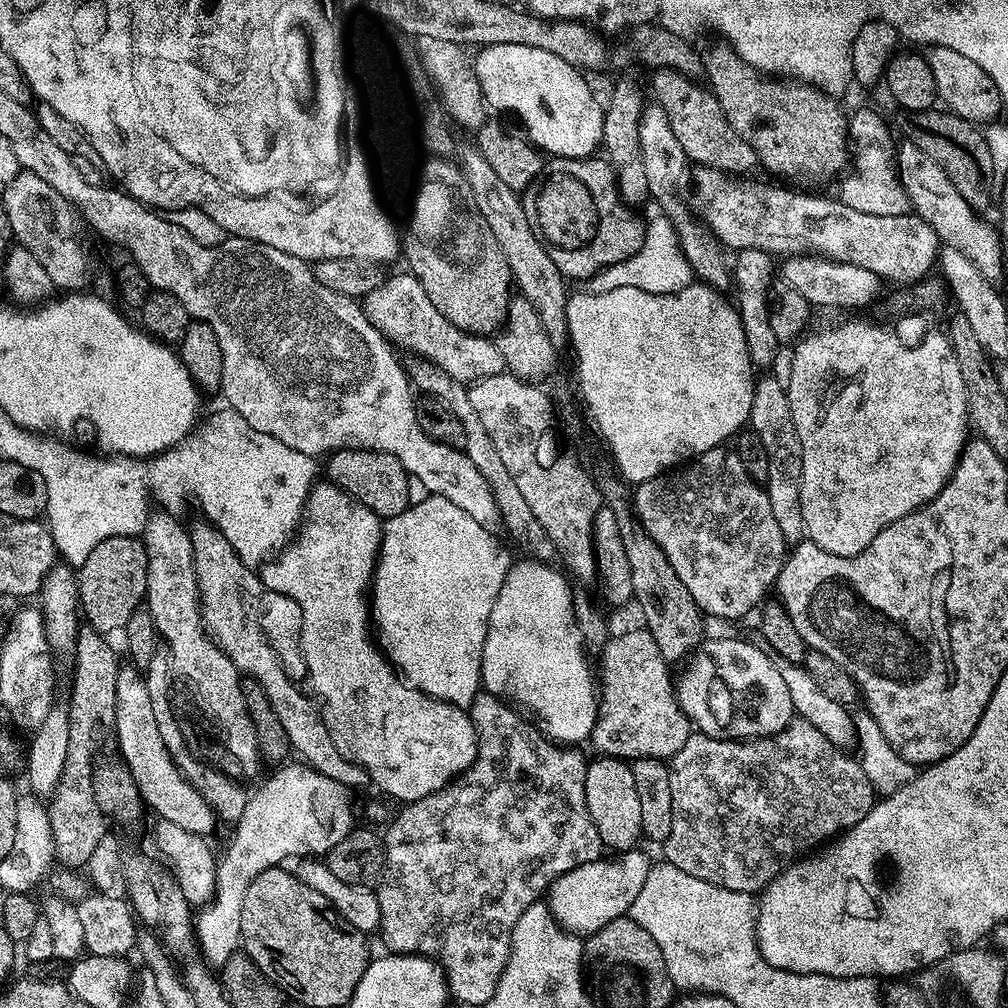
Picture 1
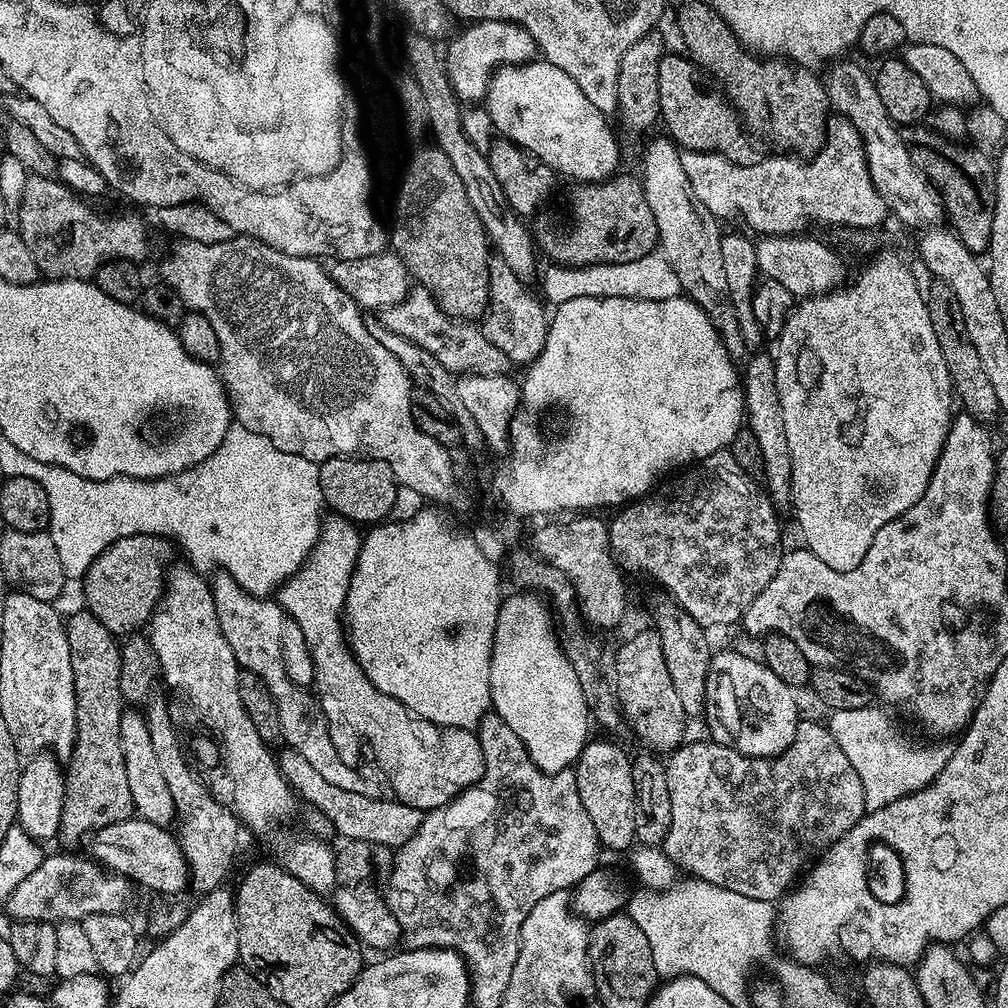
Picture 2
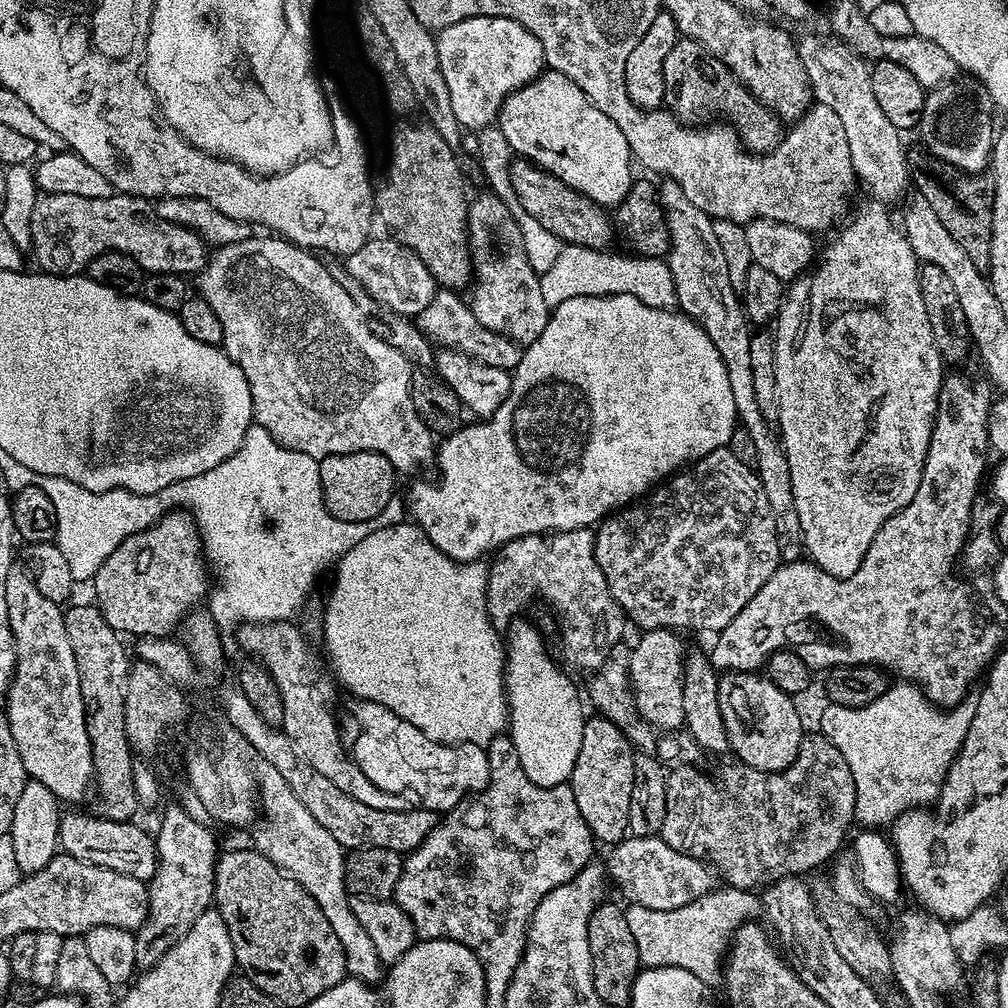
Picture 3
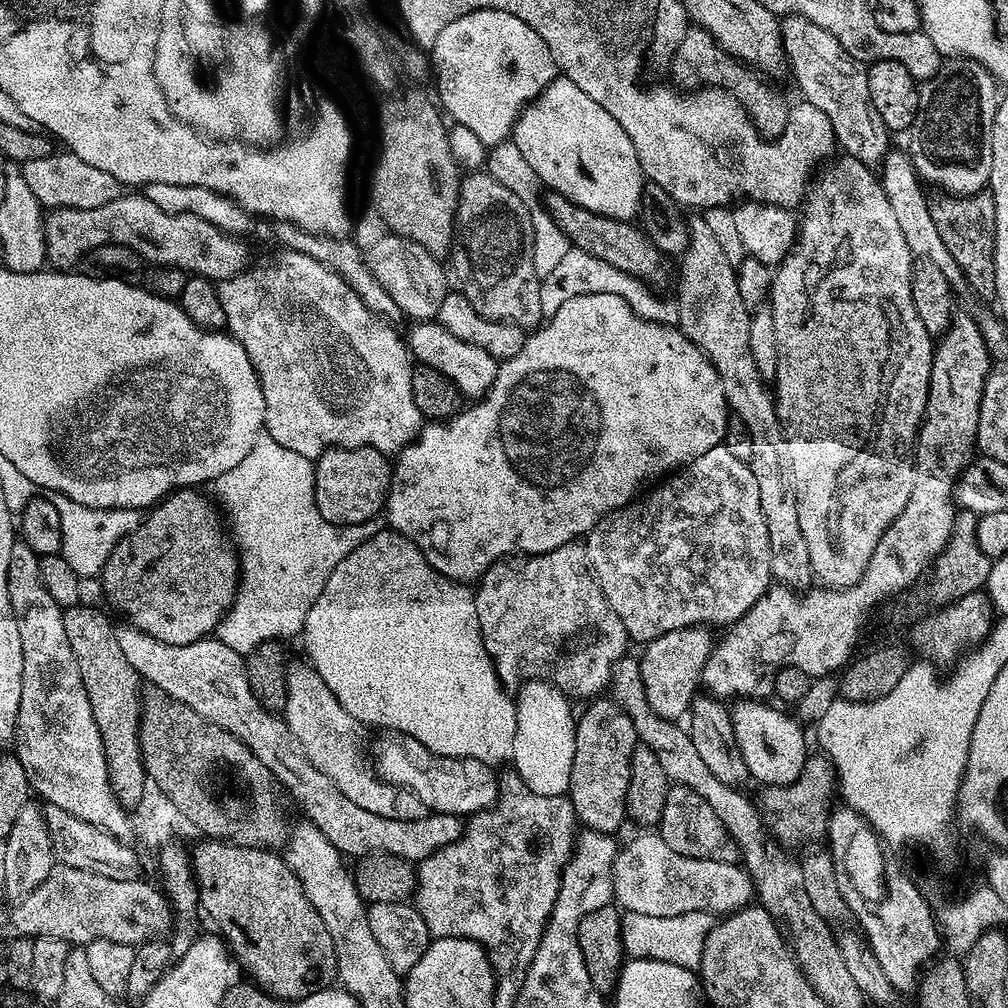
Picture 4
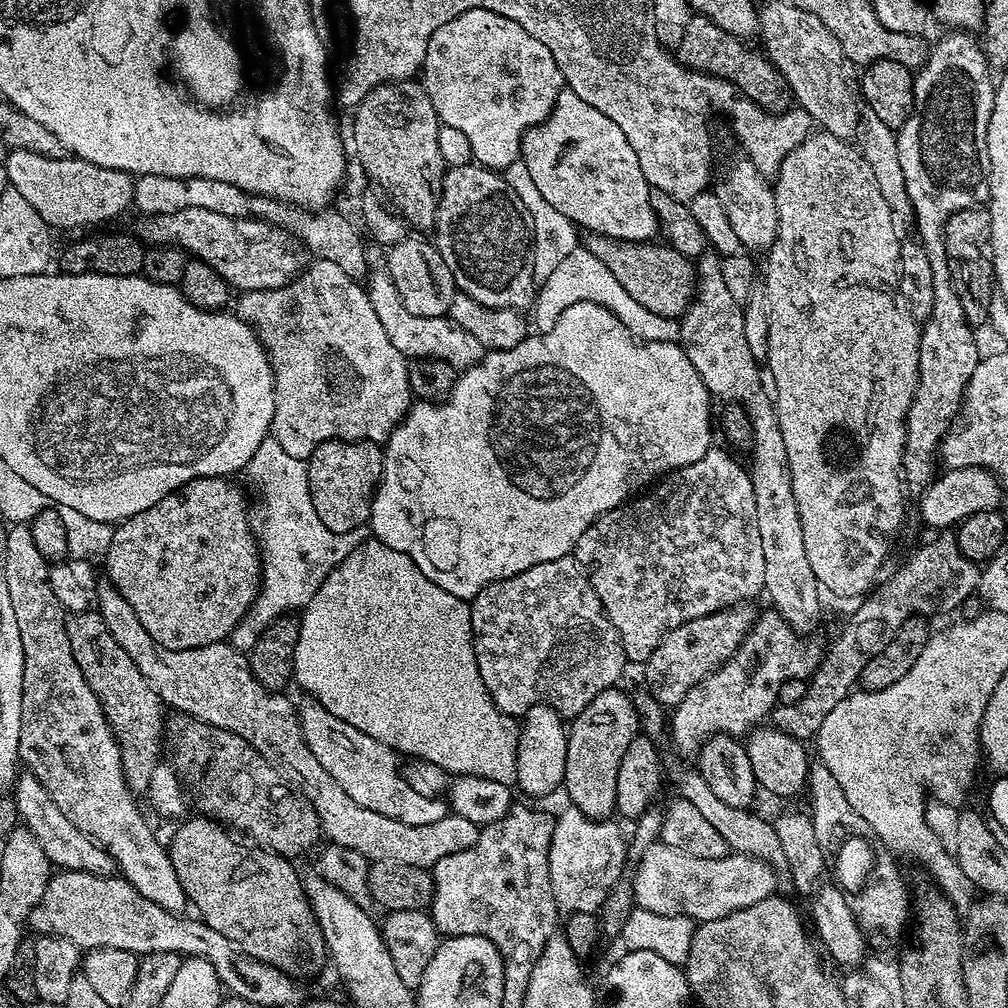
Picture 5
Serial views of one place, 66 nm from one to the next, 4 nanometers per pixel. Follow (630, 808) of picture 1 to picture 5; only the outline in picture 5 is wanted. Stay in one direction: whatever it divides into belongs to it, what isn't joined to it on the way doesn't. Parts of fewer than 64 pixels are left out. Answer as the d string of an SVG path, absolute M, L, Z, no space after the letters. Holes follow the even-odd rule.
M620 686L602 690L586 710L571 717L566 728L566 770L563 791L568 791L571 807L578 809L592 820L607 820L616 812L618 798L618 766L622 766L622 754L626 746L641 731L640 716L631 695Z

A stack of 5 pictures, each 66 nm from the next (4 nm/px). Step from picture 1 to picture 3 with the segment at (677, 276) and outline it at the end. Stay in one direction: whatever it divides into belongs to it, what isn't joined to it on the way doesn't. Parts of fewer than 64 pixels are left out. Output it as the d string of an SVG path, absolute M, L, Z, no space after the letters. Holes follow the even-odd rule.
M536 226L533 232L527 233L524 245L526 246L526 258L530 266L539 274L542 286L542 302L546 302L548 309L557 308L566 298L578 298L579 296L617 296L618 294L630 294L651 308L672 308L676 304L676 291L674 290L674 278L670 274L667 263L655 256L641 256L639 254L627 254L628 256L615 256L612 250L598 248L583 248L577 244L569 244L562 247L562 241L550 234L550 230Z

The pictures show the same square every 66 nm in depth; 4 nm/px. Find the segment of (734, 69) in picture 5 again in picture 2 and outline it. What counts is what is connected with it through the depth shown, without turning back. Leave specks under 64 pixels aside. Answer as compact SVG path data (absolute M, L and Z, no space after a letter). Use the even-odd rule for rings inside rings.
M665 54L660 59L658 98L660 120L668 127L667 135L681 149L689 152L721 152L735 164L756 164L762 159L762 152L756 149L757 141L746 131L736 109L728 103L727 96L712 77L687 55Z

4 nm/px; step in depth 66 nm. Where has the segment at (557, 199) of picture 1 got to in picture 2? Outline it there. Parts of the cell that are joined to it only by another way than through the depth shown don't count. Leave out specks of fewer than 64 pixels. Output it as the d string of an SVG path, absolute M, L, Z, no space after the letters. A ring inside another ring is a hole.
M613 175L603 182L588 182L576 192L580 201L572 212L576 228L551 228L544 224L534 232L539 247L549 256L549 261L560 266L581 264L617 264L634 262L657 251L660 242L658 222L646 203L644 185L632 176Z

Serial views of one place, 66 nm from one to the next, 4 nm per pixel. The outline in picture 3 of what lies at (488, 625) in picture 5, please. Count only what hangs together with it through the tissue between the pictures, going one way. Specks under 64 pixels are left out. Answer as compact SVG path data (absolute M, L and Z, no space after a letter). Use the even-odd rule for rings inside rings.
M591 527L565 532L523 536L500 545L487 565L486 610L496 630L507 629L532 596L541 596L560 623L560 652L569 669L603 666L612 649L621 643L626 625L624 612L614 602L606 578L596 561L596 538Z

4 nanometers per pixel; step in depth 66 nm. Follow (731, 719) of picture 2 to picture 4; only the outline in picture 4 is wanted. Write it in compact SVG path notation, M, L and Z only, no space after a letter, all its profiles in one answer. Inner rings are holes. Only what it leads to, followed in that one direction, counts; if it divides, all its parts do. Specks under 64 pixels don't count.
M740 698L731 705L730 715L738 750L742 750L742 762L746 762L748 775L760 786L784 786L794 782L802 774L810 749L804 741L801 721L795 715L787 716L772 704L763 704L757 698Z

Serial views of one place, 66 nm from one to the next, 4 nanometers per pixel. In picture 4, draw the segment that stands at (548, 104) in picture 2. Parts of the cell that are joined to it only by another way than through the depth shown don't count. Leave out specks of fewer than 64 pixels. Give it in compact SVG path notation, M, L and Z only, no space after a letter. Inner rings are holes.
M563 74L551 80L531 104L524 105L512 128L510 140L518 146L518 150L522 150L522 158L530 162L530 170L534 170L537 181L543 187L545 184L545 189L562 194L578 208L611 216L613 220L631 221L639 202L641 205L646 192L646 177L640 171L634 142L630 142L626 130L618 126L609 112L602 110L602 106L598 106L590 94L582 94L582 90L578 90L578 86L574 86L574 82Z

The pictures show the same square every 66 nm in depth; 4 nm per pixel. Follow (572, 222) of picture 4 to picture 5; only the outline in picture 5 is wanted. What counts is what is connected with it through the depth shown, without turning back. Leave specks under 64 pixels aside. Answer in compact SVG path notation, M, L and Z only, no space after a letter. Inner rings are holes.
M588 232L585 237L582 240L583 247L594 254L594 258L601 260L614 274L614 278L618 278L622 288L634 298L637 309L645 308L656 316L675 321L683 317L694 303L698 291L697 265L667 243L615 240L600 236L597 232Z

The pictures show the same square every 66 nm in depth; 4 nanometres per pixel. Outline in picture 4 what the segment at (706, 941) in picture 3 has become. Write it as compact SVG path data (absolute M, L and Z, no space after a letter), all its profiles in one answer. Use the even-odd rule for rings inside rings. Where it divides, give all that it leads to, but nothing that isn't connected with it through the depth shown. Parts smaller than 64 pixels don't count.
M625 911L620 922L620 933L625 953L637 960L674 962L693 970L699 969L702 950L714 923L711 912L678 914L677 917L654 917Z

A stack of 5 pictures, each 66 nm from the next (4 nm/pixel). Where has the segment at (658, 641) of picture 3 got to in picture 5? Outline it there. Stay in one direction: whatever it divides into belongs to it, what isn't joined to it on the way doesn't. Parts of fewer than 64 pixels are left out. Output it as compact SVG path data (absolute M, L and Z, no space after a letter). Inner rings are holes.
M751 603L733 604L721 612L706 614L702 618L694 618L666 634L662 642L650 654L643 665L644 676L649 680L652 697L661 706L675 706L686 698L686 694L702 678L715 672L733 652L739 648L744 635L752 629L758 619L758 613L752 609Z

